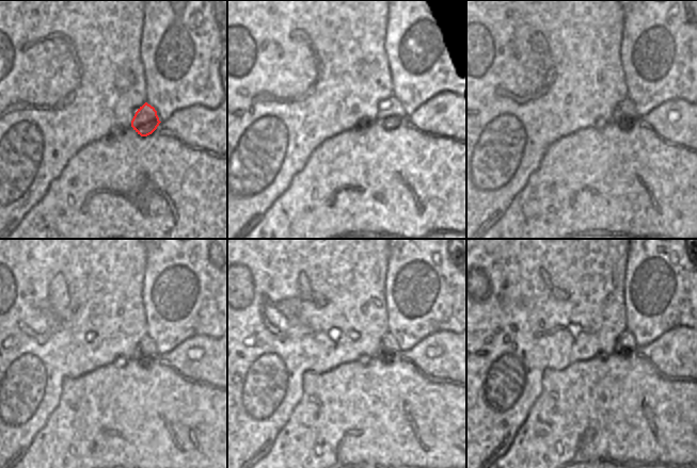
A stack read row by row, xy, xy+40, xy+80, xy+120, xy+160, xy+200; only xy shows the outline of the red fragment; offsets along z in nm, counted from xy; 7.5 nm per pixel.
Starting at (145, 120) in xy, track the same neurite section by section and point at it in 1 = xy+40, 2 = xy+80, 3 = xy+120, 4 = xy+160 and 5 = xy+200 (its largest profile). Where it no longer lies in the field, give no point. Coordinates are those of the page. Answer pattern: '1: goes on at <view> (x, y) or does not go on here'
1: goes on at xy+40 (390, 112)
2: goes on at xy+80 (624, 116)
3: goes on at xy+120 (146, 347)
4: goes on at xy+160 (387, 343)
5: goes on at xy+200 (626, 341)

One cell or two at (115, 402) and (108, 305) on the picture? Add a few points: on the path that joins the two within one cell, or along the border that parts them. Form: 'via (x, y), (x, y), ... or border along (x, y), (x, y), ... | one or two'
border along (131, 356), (100, 366), (89, 373) | two

